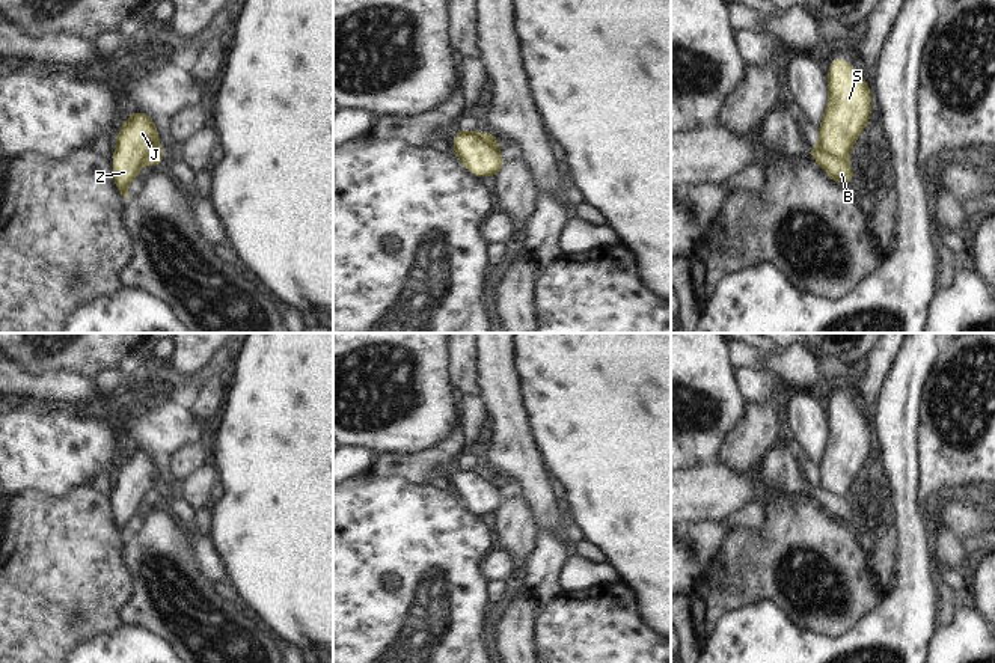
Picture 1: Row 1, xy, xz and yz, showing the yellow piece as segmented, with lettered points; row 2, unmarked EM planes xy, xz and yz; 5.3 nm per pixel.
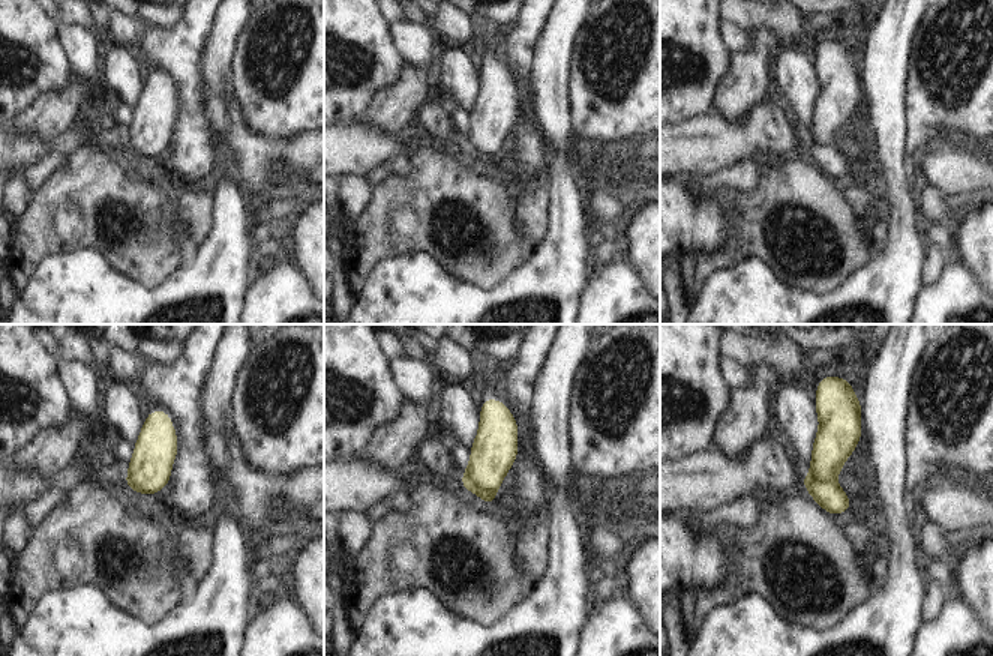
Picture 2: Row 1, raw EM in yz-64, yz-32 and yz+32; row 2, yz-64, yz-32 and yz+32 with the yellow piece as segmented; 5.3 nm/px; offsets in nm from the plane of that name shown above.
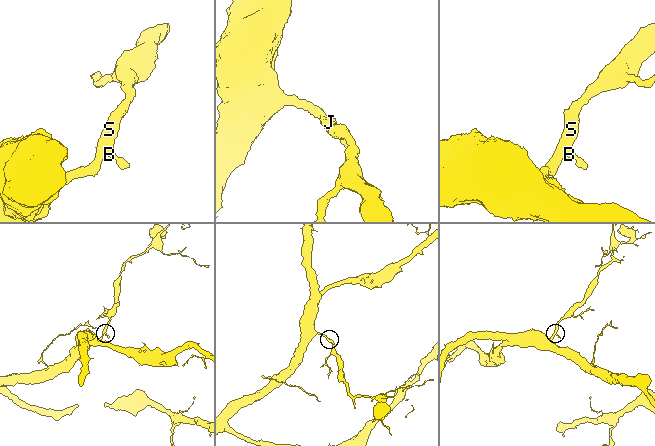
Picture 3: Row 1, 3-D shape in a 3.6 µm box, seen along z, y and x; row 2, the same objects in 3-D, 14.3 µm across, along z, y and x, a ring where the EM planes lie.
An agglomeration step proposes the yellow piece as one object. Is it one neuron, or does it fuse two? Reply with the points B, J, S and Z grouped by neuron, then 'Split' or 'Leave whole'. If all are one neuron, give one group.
Groups: B / J S Z. Split

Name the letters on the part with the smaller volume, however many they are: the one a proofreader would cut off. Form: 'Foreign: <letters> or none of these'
Foreign: B

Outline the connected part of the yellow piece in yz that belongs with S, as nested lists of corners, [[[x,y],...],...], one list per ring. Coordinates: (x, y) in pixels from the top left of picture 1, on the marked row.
[[[837,56],[828,72],[828,90],[817,148],[832,157],[847,158],[870,121],[871,92],[864,75]]]

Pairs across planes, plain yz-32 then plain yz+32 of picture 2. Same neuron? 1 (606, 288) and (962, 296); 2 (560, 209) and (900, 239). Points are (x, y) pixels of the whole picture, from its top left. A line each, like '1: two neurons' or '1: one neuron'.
1: one neuron
2: one neuron

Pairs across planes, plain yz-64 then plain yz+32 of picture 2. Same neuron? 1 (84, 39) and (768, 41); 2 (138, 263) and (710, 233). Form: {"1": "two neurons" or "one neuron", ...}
{"1": "two neurons", "2": "two neurons"}

